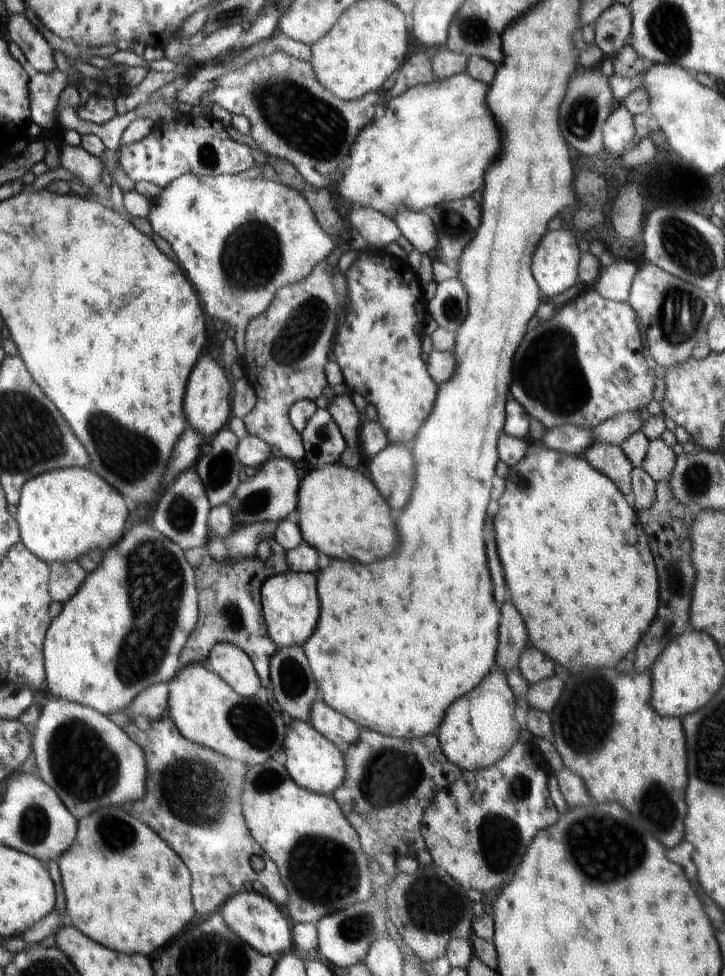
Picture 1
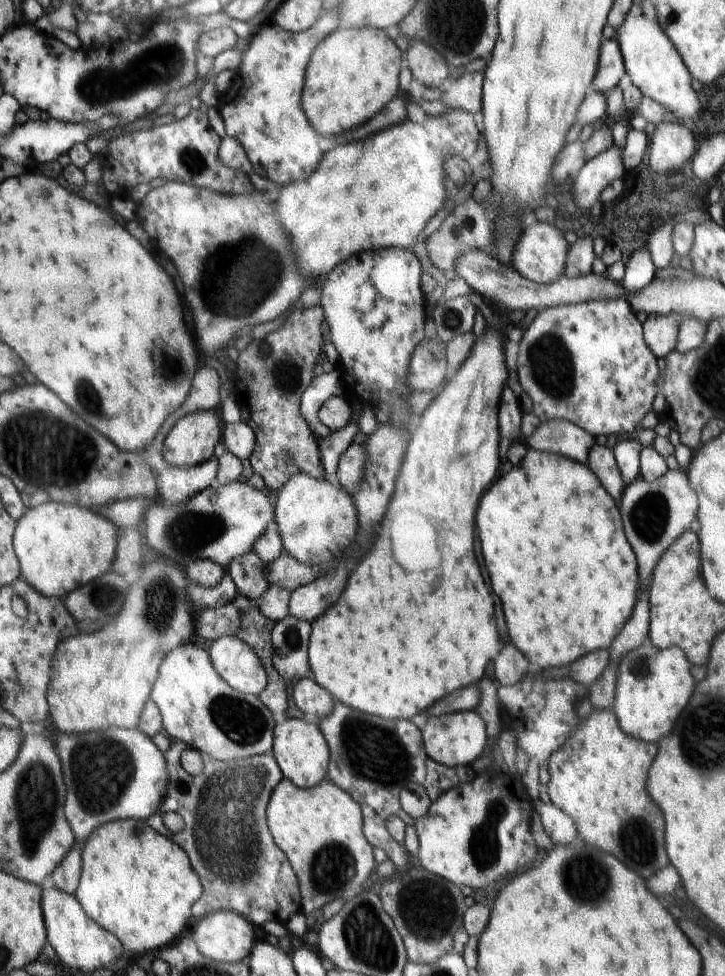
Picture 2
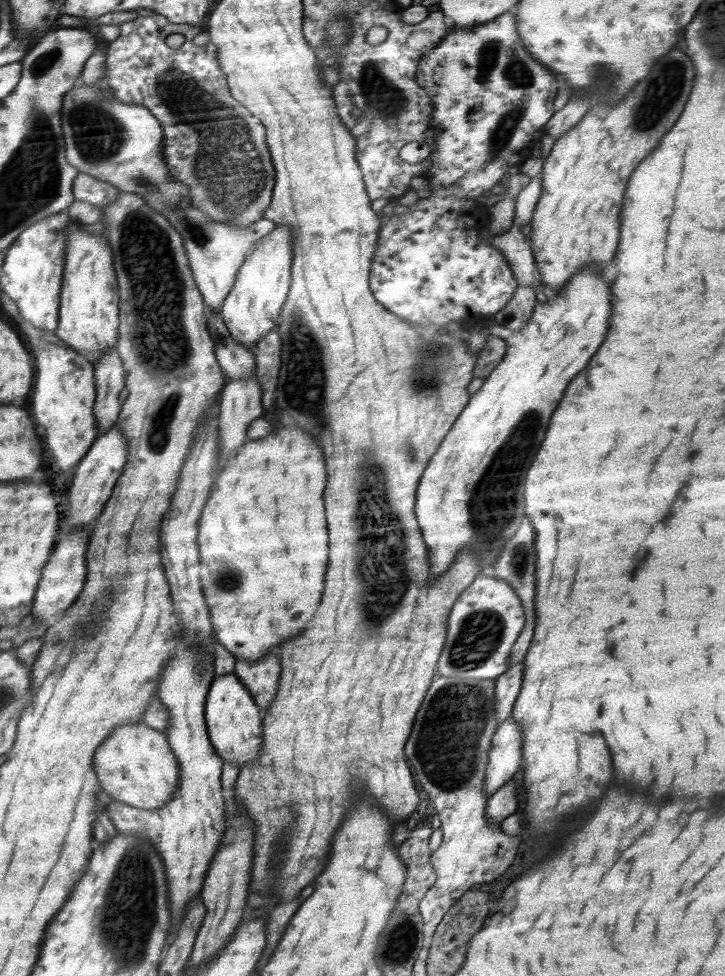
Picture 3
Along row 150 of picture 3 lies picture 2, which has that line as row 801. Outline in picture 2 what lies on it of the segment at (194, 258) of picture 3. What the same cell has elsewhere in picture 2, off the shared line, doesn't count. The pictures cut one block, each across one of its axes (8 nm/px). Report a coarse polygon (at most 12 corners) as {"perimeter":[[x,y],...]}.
{"perimeter":[[139,729],[56,734],[66,820],[159,813],[170,776]]}

